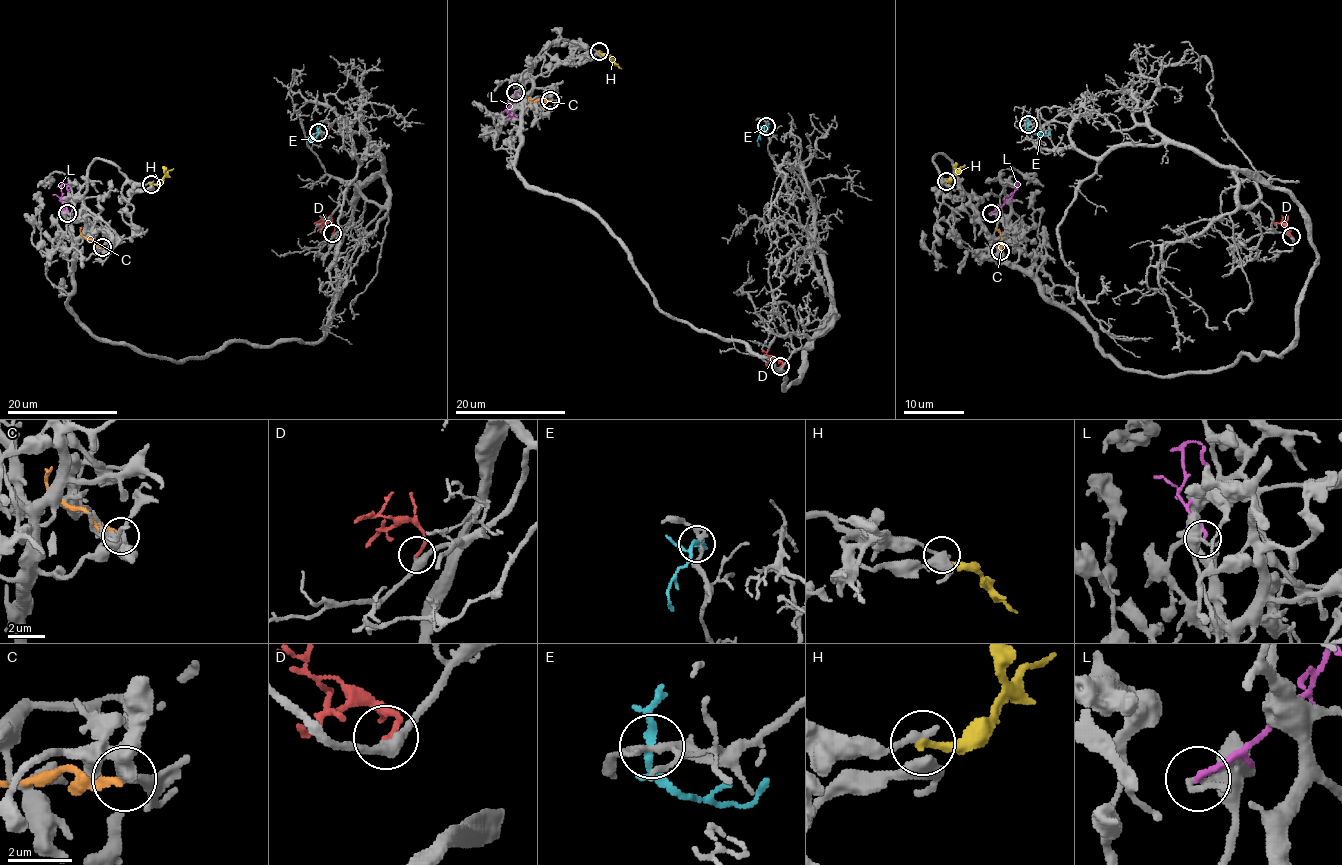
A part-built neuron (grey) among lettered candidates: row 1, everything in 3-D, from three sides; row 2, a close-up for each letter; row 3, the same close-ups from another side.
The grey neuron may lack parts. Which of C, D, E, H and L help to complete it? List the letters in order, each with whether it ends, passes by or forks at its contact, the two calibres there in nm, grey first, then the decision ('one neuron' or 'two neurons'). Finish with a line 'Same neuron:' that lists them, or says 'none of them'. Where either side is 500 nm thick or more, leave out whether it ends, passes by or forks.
C: it ends; calibres 400 and 240 nm; two neurons
D: it ends; calibres 340 and 170 nm; one neuron
E: it passes by; calibres 220 and 220 nm; two neurons
H: it ends; calibres 180 and 240 nm; two neurons
L: it ends; calibres 220 and 190 nm; two neurons
Same neuron: D

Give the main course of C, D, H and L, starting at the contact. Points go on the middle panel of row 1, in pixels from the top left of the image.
C: (550, 100), (529, 101), (529, 96)
D: (781, 365), (779, 360), (761, 350)
H: (598, 52), (605, 53), (622, 68)
L: (515, 92), (515, 99), (508, 107), (510, 117), (517, 117)

